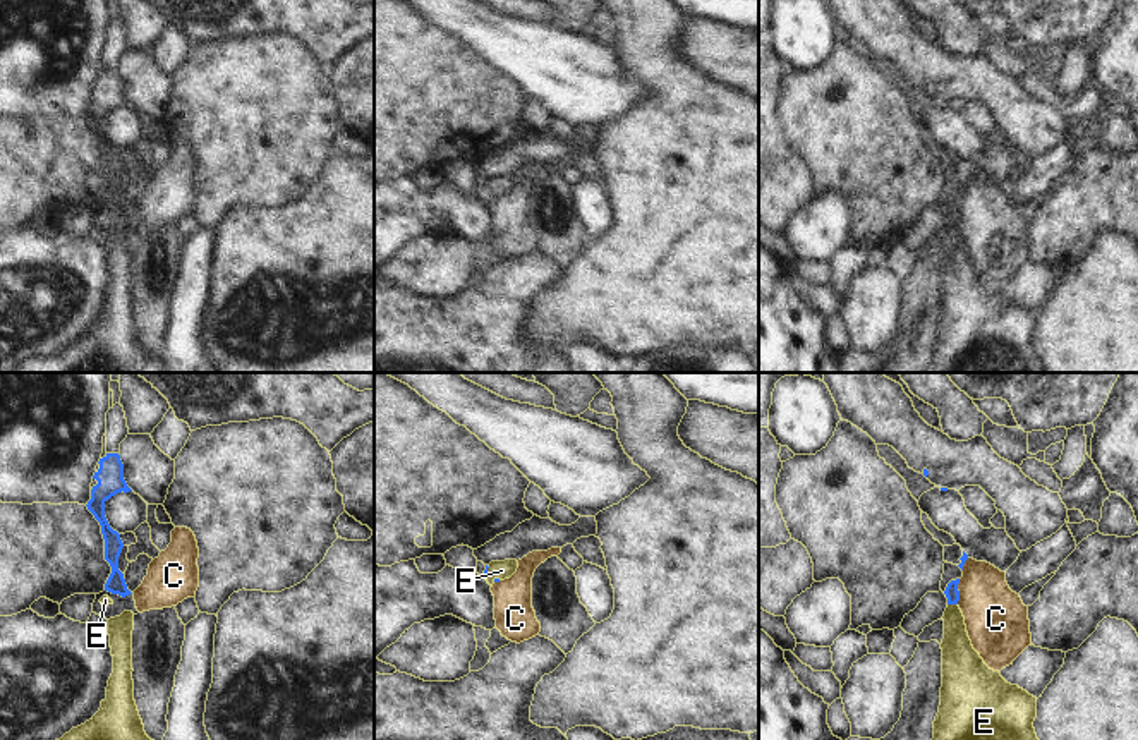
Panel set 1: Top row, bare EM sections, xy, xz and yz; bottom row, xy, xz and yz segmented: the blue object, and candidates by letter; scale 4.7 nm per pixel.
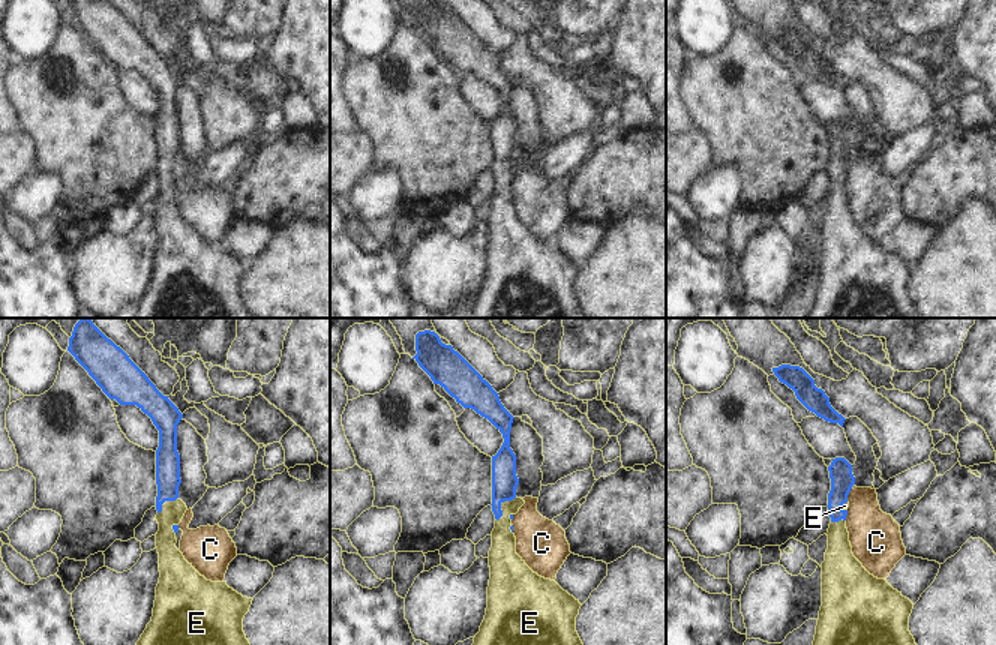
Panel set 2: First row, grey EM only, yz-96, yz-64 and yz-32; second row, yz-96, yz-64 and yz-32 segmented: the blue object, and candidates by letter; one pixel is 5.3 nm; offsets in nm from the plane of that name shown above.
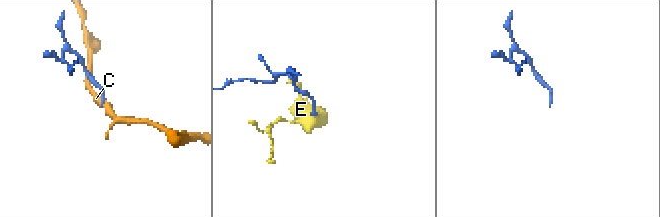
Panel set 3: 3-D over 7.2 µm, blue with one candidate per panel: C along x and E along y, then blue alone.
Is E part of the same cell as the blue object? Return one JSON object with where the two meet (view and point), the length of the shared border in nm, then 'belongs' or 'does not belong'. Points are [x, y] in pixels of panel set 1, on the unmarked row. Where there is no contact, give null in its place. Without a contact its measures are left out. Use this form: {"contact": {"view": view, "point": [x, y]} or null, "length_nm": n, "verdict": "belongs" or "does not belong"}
{"contact": {"view": "yz", "point": [953, 218]}, "length_nm": 50, "verdict": "belongs"}

